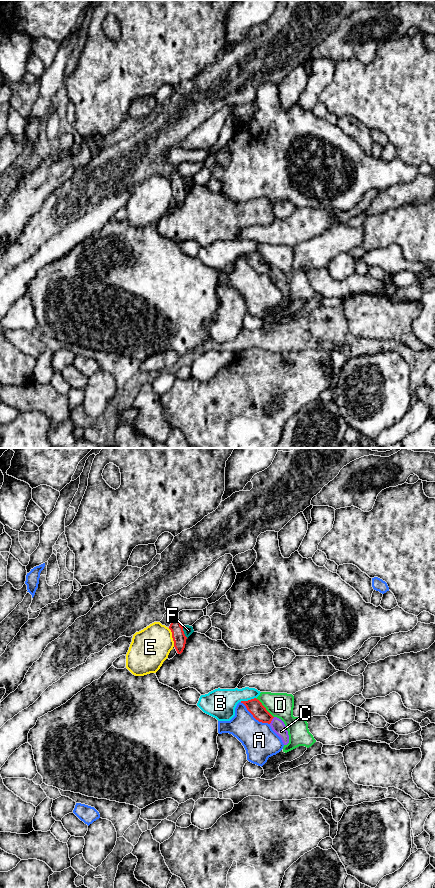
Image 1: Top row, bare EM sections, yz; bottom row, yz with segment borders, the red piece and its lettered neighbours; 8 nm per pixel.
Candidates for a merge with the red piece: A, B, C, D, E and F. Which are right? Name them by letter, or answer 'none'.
C

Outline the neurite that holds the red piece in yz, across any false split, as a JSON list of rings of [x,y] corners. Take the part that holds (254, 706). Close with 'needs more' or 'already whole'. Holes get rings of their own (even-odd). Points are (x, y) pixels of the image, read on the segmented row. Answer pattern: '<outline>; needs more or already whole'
[[[258,699],[241,701],[241,703],[246,706],[256,720],[268,723],[272,730],[281,738],[284,745],[289,743],[289,735],[284,722],[277,717],[273,717]]]; needs more

